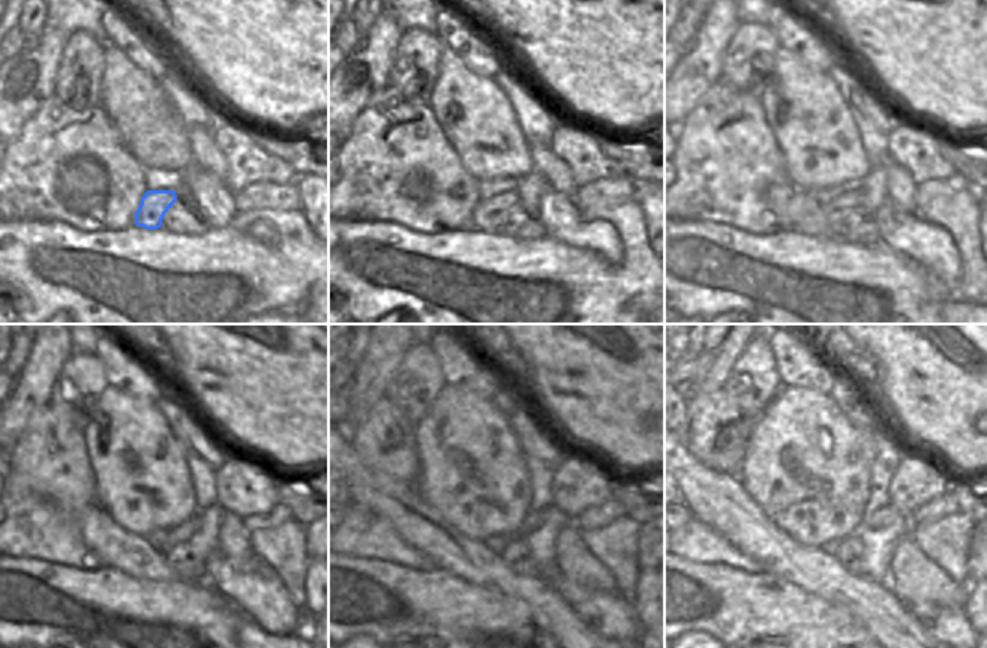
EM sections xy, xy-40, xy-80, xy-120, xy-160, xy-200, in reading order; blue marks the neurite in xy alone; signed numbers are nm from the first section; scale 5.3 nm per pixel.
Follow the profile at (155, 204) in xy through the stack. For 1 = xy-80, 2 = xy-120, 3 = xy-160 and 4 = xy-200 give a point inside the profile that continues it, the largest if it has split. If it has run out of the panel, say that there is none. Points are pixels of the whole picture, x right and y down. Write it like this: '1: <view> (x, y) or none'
1: xy-80 (837, 209)
2: xy-120 (183, 533)
3: xy-160 (533, 521)
4: xy-200 (882, 516)

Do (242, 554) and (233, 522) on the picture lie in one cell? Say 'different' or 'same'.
same

